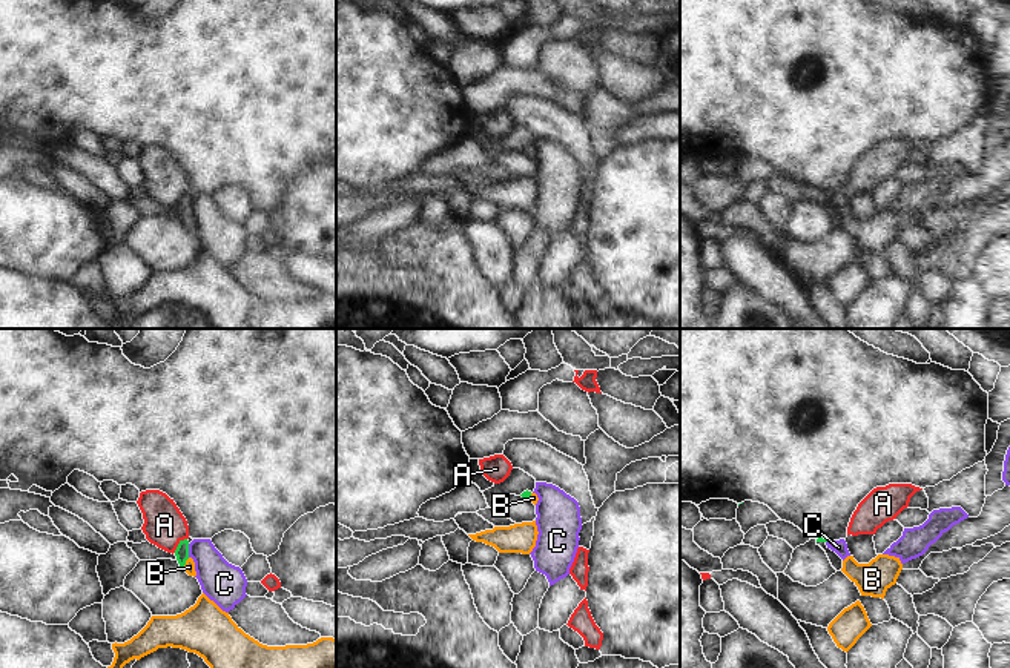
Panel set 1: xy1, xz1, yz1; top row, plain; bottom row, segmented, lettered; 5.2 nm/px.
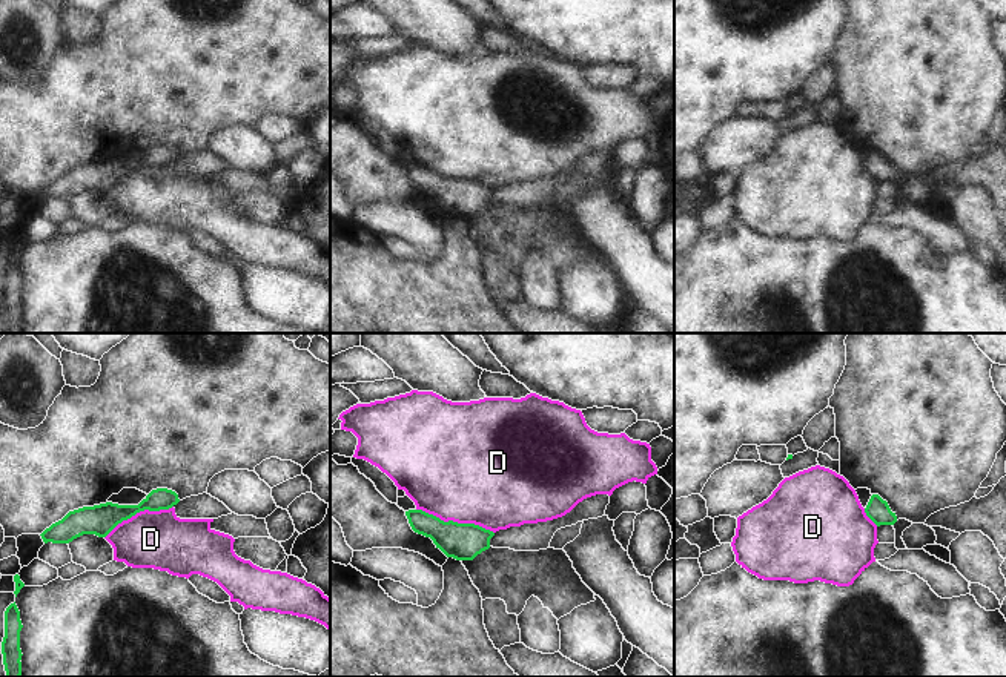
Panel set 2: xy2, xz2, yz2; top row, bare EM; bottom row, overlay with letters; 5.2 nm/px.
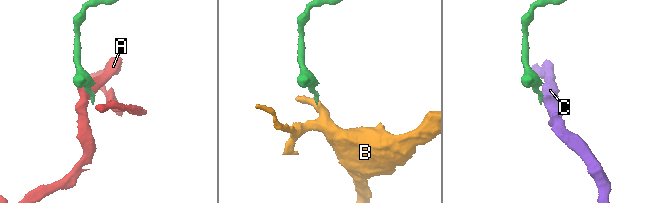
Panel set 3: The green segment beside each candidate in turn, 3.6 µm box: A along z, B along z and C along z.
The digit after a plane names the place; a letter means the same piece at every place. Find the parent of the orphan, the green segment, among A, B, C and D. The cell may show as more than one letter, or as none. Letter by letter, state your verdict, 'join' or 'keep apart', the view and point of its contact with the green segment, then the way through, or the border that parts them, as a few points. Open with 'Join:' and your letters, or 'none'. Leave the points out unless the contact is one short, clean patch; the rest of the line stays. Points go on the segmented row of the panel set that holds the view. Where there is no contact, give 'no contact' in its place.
Join: B
A: keep apart; meets green in xy1 at (178, 544); border along xy1 (186, 538), (174, 552)
B: join; meets green in xy1 at (184, 562); runs through xy1 (181, 552), (184, 562), (189, 567)
C: keep apart; meets green in xy1 at (188, 550)
D: keep apart; meets green in xz2 at (455, 522)

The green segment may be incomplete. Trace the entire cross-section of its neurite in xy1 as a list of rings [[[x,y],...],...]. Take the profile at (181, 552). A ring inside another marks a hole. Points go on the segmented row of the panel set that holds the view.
[[[187,539],[180,541],[180,544],[175,550],[175,556],[177,556],[180,567],[184,568],[189,576],[195,577],[196,576],[195,562],[189,556],[189,541]]]

